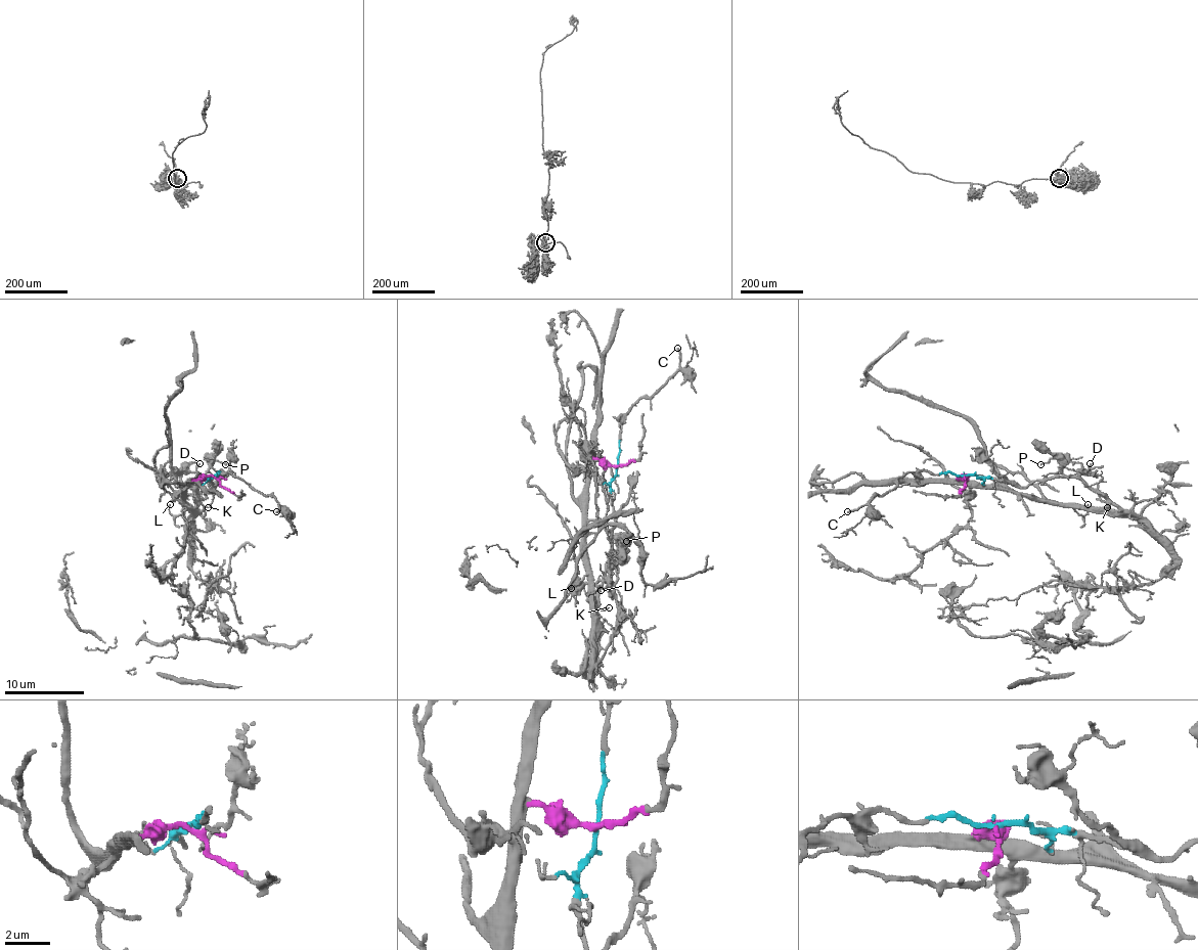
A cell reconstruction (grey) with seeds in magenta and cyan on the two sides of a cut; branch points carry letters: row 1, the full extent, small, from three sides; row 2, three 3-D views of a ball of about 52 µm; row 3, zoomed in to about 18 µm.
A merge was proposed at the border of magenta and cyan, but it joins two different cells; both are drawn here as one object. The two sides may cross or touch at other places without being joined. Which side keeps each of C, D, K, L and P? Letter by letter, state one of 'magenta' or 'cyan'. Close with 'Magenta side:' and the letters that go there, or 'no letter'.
C: cyan
D: cyan
K: magenta
L: magenta
P: cyan
Magenta side: K, L

